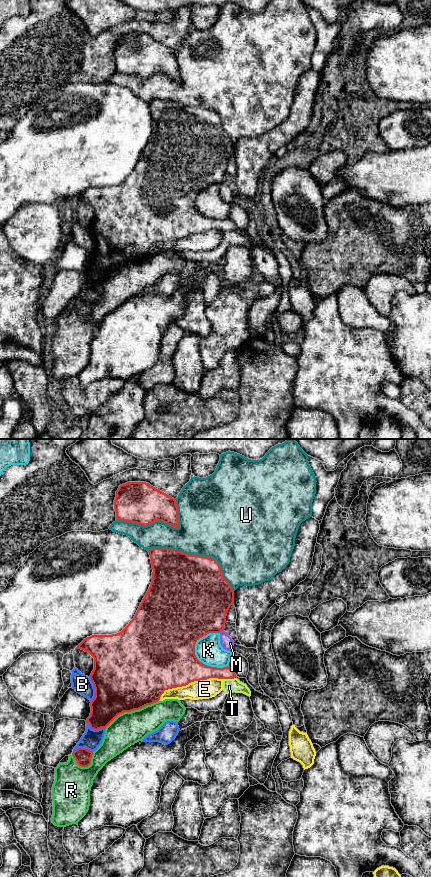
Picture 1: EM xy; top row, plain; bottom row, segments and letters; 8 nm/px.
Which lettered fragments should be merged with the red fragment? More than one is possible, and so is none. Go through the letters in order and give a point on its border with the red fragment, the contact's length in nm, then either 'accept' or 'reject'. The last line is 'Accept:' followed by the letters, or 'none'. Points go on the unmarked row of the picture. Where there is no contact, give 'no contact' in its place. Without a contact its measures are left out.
B: xy (95, 241) | 200 nm | reject
E: xy (188, 235) | 550 nm | reject
K: xy (204, 216) | 340 nm | reject
M: xy (221, 182) | 50 nm | reject
R: xy (131, 262) | 500 nm | reject
T: xy (229, 230) | 110 nm | reject
U: xy (197, 107) | 750 nm | reject
Accept: none

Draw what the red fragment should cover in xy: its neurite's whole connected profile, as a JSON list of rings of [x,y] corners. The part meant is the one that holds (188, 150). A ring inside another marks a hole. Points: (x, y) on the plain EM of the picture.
[[[152,100],[148,104],[153,121],[152,134],[134,170],[121,184],[112,187],[92,187],[75,200],[88,204],[94,210],[94,221],[90,231],[95,240],[95,249],[90,255],[91,265],[86,272],[94,282],[106,281],[124,264],[139,262],[158,254],[165,242],[209,230],[237,229],[229,218],[223,220],[207,218],[195,207],[195,196],[200,190],[224,182],[227,164],[234,155],[234,143],[223,129],[219,115],[210,109],[167,100]]]

